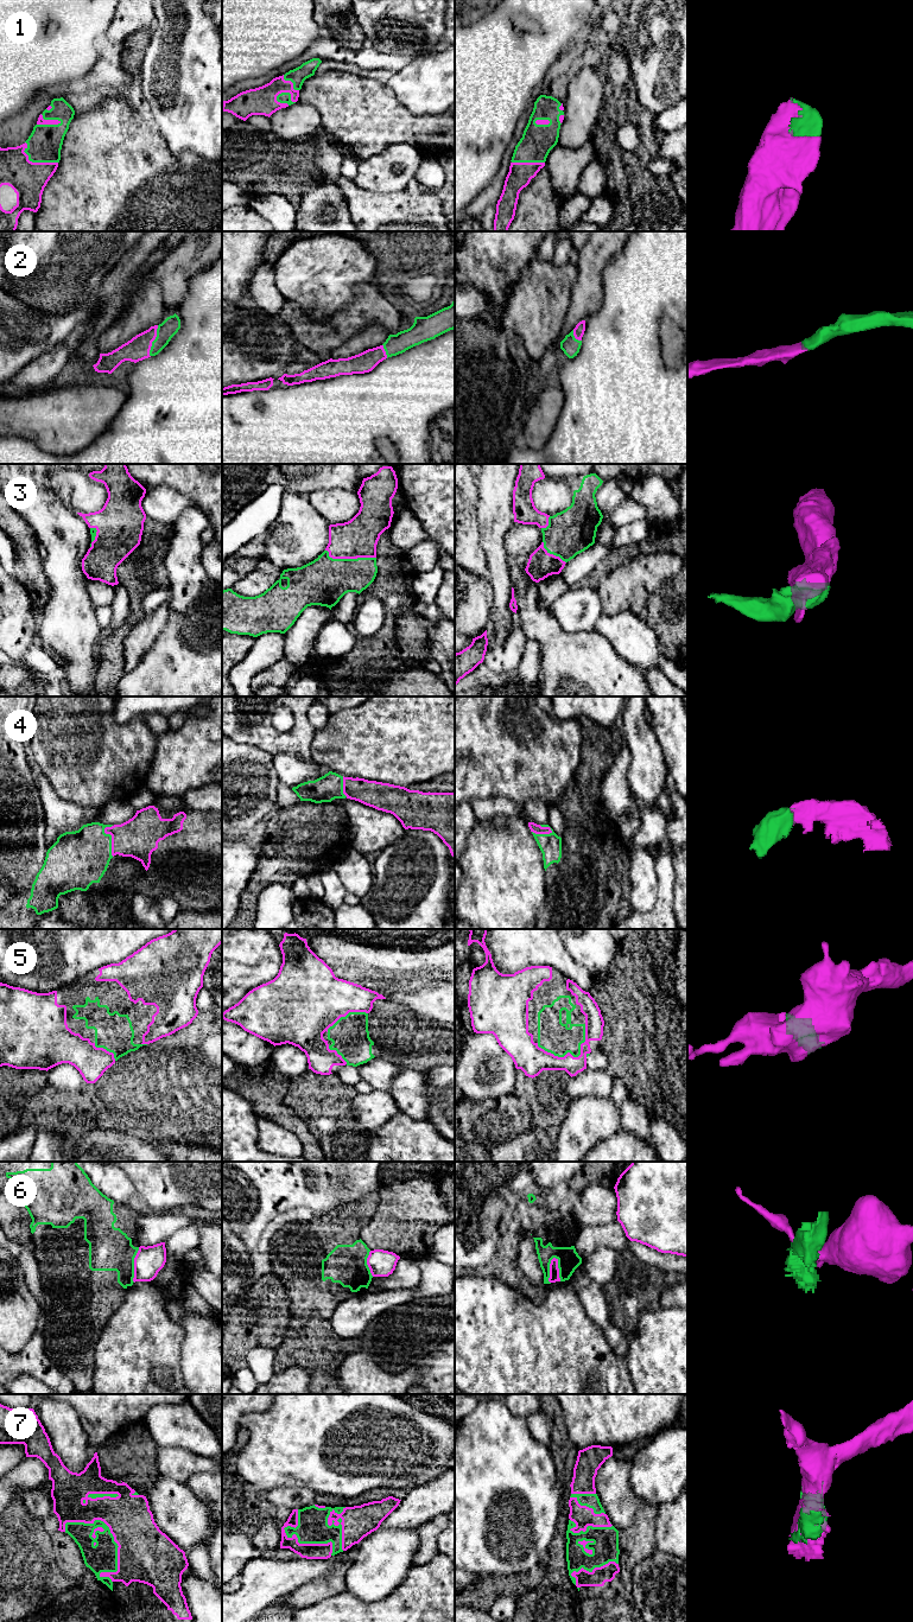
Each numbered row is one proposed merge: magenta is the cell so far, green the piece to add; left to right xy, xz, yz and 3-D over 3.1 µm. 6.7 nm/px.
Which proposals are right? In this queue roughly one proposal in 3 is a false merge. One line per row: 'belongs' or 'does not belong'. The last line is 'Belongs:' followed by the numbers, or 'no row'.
1: belongs
2: belongs
3: belongs
4: belongs
5: belongs
6: does not belong
7: belongs
Belongs: 1, 2, 3, 4, 5, 7

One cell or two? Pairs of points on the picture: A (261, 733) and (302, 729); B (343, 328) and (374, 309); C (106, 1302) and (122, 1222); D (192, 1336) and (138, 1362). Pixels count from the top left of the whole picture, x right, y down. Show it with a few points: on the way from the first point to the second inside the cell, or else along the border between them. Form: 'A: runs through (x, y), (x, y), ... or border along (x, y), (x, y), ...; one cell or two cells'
A: runs through (271, 737), (292, 737); one cell
B: runs through (350, 320), (367, 309); one cell
C: runs through (106, 1282), (106, 1242); one cell
D: border along (170, 1316), (183, 1330), (182, 1368); two cells

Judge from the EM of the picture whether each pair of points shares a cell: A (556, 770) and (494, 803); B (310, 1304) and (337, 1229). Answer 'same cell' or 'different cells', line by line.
A: different cells
B: same cell

